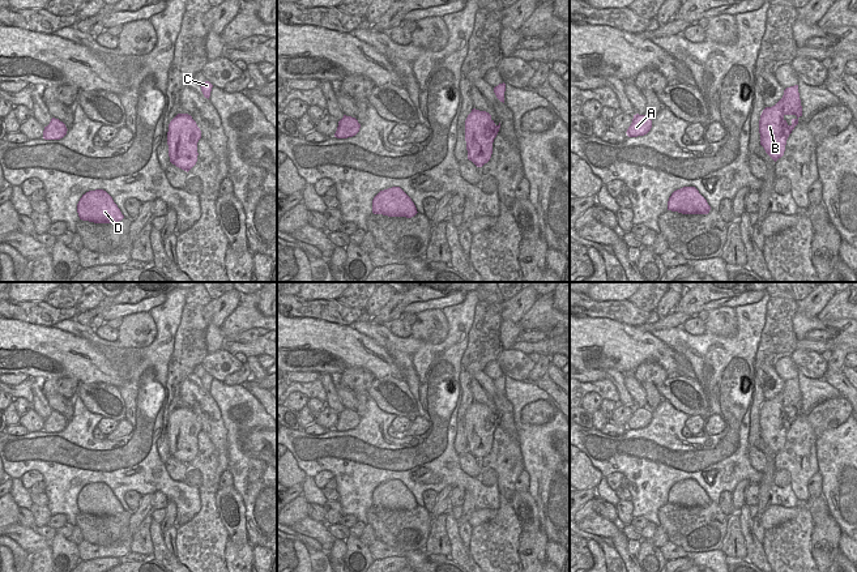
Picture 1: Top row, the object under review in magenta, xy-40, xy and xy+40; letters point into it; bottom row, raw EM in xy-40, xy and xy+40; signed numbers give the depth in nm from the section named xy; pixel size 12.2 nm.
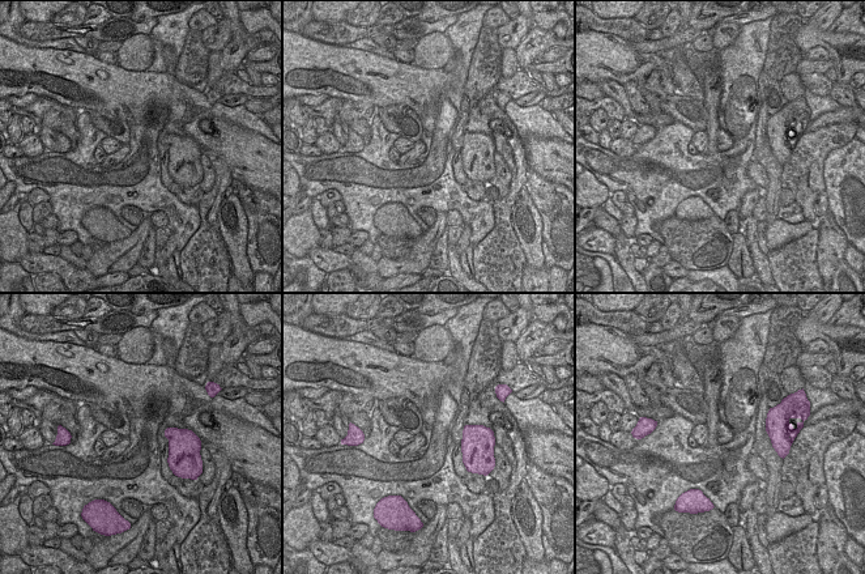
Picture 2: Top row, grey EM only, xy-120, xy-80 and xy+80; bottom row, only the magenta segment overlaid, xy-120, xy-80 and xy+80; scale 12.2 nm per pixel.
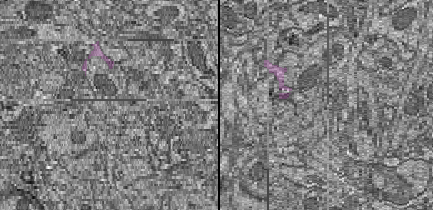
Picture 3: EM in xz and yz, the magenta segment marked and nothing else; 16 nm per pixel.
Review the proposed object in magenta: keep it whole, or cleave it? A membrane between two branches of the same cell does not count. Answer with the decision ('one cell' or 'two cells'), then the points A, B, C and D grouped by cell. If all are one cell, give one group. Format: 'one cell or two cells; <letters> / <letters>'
one cell; A B C D

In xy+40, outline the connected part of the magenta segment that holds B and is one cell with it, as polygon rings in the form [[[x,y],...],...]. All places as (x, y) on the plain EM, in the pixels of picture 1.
[[[798,377],[786,380],[783,390],[772,400],[766,400],[759,413],[760,437],[776,454],[784,448],[789,427],[802,409]]]

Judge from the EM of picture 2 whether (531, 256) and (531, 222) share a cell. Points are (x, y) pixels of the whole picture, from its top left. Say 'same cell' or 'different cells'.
same cell

